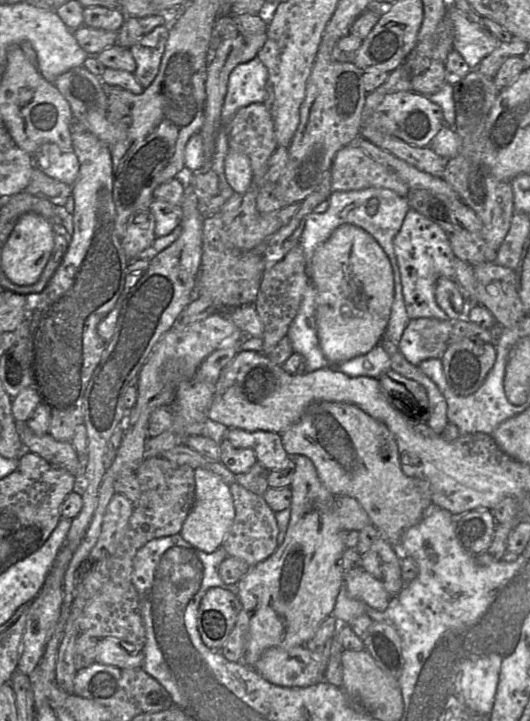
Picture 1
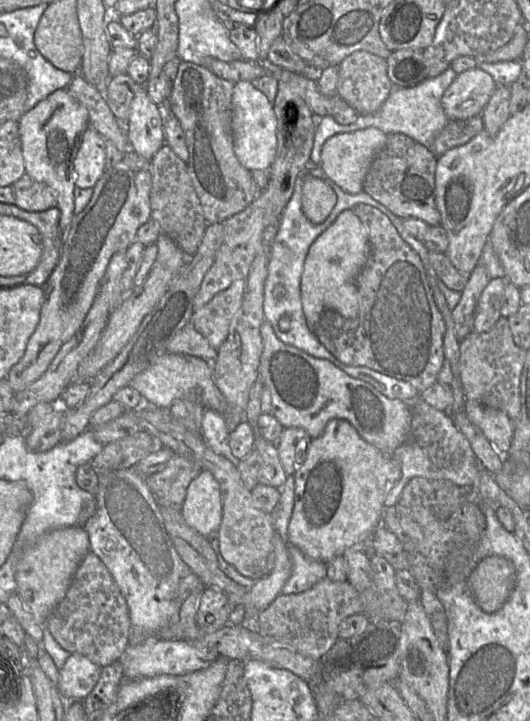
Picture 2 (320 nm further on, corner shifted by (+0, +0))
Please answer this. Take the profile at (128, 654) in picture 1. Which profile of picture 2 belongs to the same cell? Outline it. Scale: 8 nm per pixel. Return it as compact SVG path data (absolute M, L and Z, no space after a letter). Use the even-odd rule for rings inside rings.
M72 654L59 670L58 689L66 701L83 701L95 687L102 667L80 654Z

